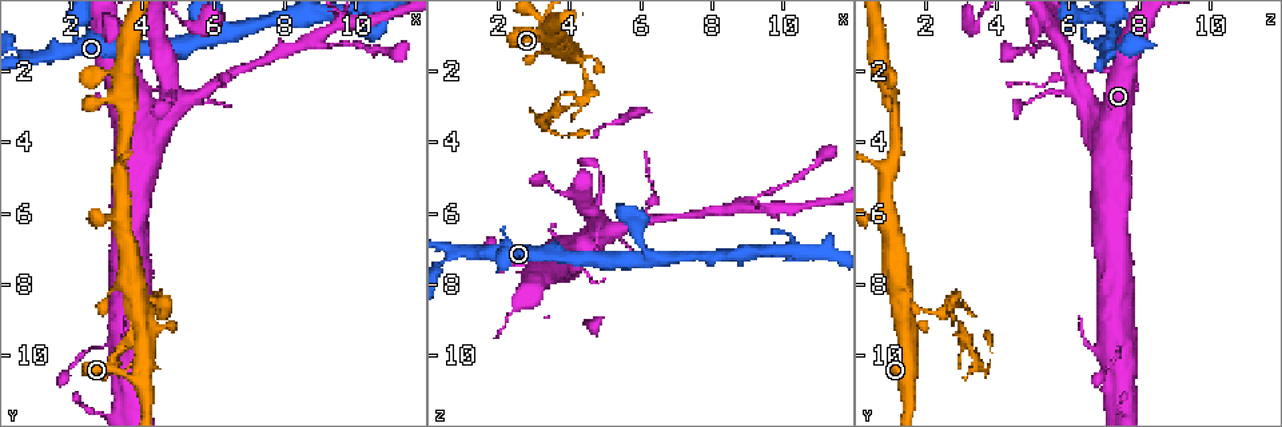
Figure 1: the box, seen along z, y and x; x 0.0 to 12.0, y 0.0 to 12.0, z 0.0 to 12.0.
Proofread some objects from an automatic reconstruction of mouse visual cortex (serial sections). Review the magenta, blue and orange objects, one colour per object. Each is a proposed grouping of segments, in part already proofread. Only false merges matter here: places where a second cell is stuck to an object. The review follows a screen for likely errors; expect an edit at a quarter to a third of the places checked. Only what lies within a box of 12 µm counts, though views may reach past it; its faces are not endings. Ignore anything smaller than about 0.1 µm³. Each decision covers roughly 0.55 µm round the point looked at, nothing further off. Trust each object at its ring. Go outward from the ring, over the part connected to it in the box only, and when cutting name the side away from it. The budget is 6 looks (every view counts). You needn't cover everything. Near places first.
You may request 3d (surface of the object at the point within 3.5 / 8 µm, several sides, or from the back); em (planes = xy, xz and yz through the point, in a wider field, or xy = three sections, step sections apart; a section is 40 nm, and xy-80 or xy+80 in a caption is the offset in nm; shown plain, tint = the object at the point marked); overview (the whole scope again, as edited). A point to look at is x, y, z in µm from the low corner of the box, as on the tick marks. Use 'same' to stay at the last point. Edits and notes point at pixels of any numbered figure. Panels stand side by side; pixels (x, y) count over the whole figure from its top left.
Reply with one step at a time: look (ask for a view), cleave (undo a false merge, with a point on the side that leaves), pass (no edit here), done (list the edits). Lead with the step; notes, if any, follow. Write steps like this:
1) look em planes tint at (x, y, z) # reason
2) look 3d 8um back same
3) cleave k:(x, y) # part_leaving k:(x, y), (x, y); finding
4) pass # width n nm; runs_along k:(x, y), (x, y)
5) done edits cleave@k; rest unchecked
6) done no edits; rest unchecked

look 3d 3.5um at (5.3, 2.8, 6.5) # thick turns thin

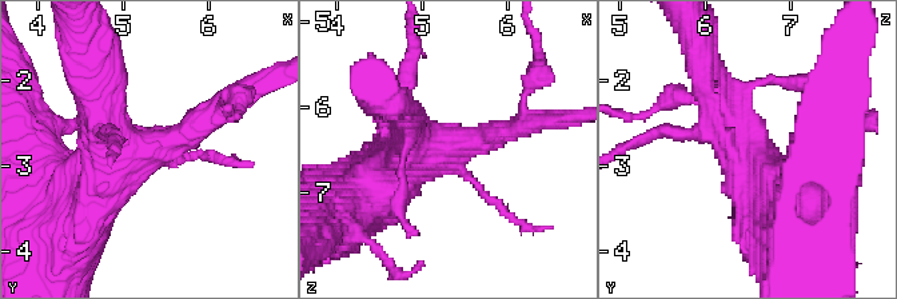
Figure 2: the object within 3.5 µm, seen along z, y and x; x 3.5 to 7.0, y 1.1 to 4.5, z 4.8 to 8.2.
look em planes tint at (5.25, 2.85, 6.50) # now the EM

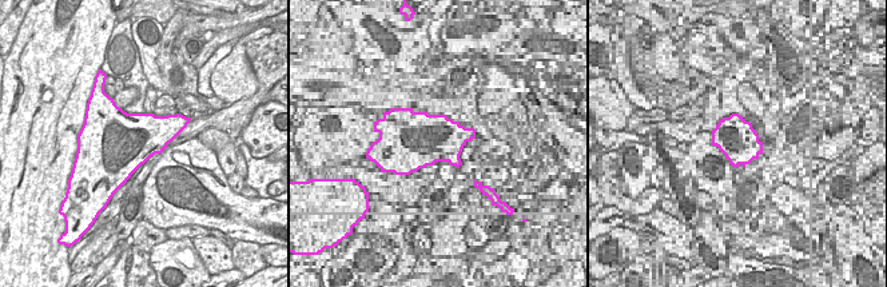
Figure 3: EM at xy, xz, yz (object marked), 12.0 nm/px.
pass # runs_along 2:(801, 215), (764, 199), (716, 88); continuous, no second cell

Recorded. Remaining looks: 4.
look em xy step 1 tint at (8.9, 1.1, 5.8) # sudden change in width

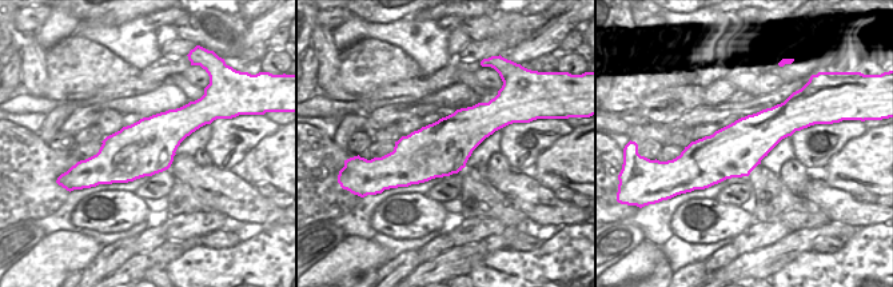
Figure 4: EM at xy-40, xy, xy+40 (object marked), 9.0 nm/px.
look 3d 3.5um same

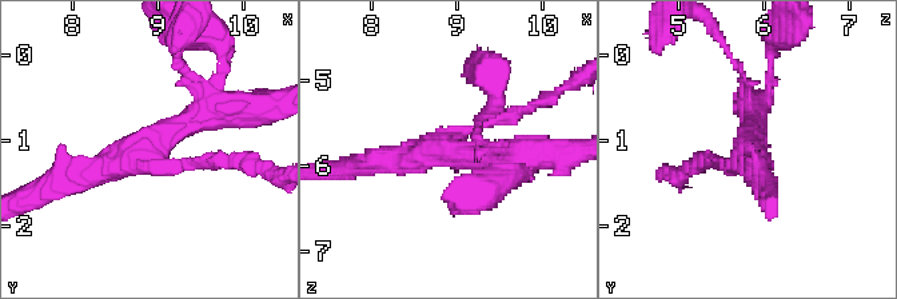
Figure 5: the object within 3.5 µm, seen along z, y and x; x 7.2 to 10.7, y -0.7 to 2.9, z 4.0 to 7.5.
pass # arm_widths 100, 300, 300 nm; runs_along 5:(67, 176), (120, 164), (223, 107); all the same cell

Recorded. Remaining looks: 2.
look 3d 3.5um at (4.5, 8.7, 2.2) # abrupt turn

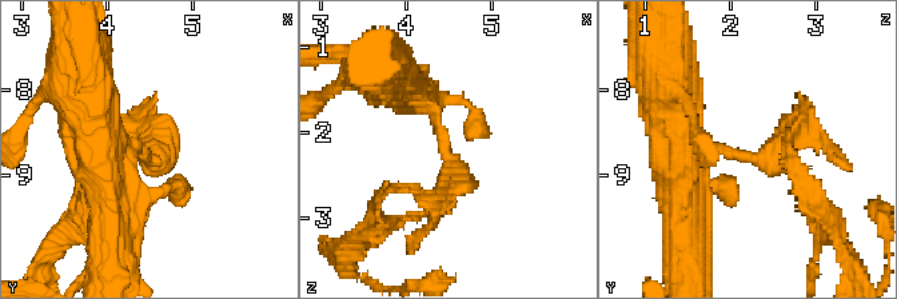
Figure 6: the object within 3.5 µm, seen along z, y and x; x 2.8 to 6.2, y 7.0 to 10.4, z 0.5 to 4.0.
look em xy step 2 tint at (4.50, 8.80, 2.30)

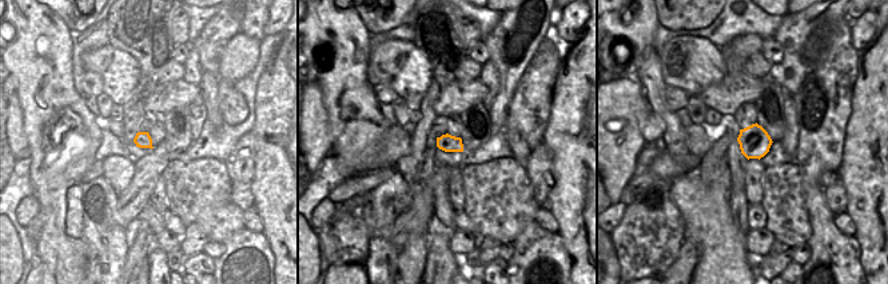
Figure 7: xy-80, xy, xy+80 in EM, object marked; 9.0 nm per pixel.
cleave 6:(790, 163) # part_leaving 6:(793, 138), (786, 150), (830, 215); a second cell is stuck on

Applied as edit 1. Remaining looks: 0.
done edits cleave@6; rest unchecked

